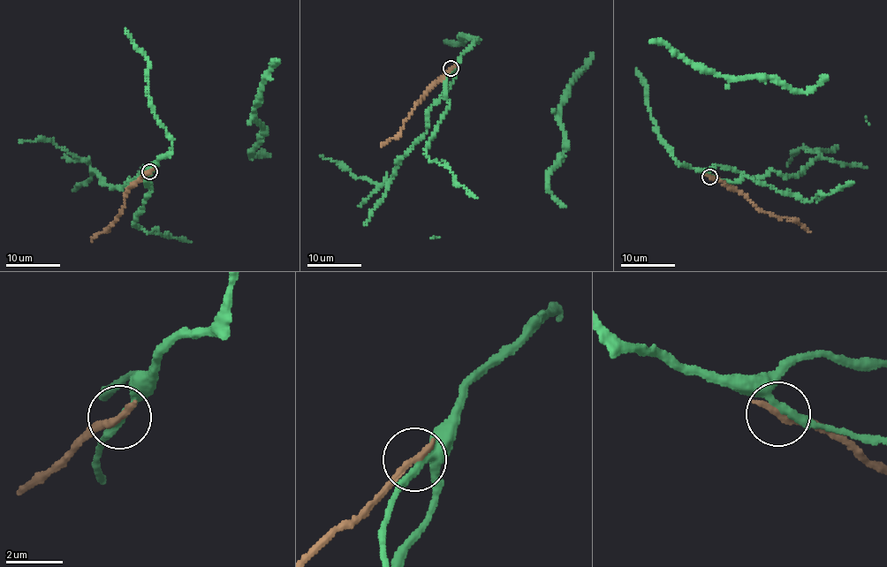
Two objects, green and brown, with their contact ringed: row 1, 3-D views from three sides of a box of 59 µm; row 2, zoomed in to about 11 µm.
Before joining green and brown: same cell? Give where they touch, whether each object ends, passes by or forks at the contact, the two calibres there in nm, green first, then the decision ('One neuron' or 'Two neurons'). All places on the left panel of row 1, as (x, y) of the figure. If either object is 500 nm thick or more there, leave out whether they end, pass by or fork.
Place: (149, 171). At the ring green passes by. At the ring brown ends. Thickness 240 nm (green) against 320 nm. Two neurons

